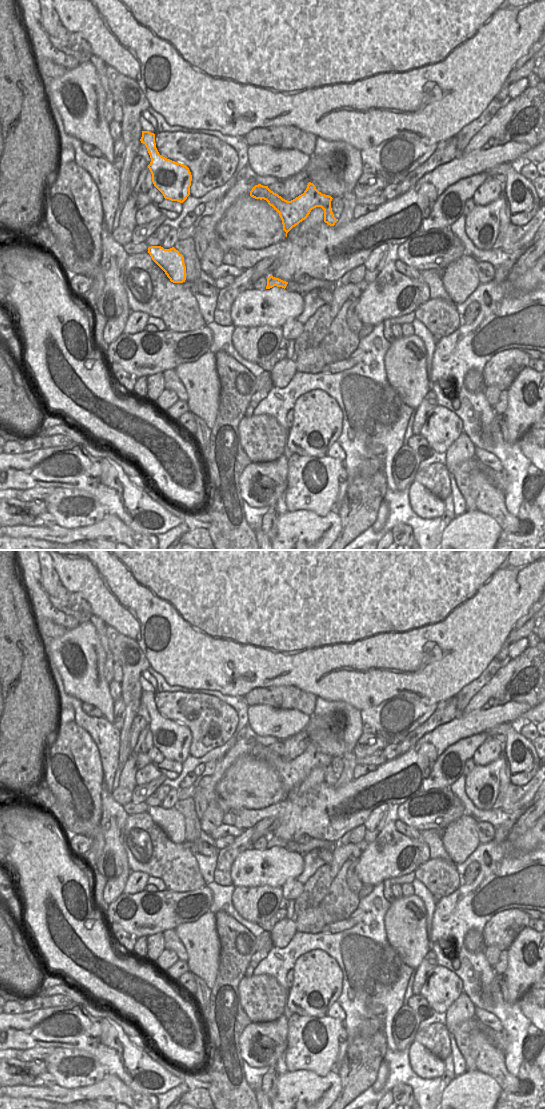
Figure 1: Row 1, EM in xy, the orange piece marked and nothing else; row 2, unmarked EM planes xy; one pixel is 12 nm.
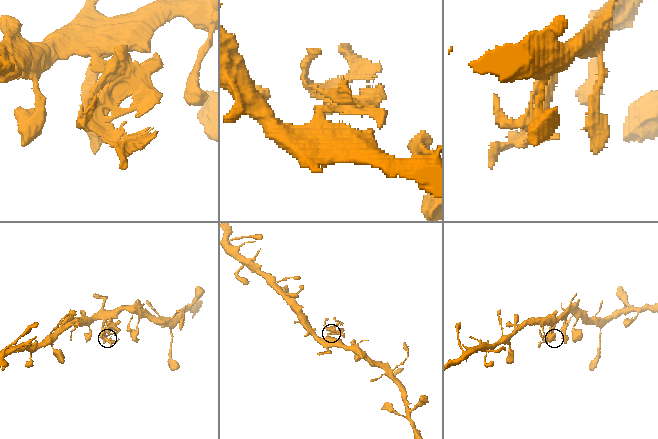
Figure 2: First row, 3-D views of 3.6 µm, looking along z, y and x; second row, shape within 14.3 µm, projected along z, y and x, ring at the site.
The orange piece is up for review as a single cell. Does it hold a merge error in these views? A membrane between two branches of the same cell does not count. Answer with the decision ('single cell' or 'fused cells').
fused cells

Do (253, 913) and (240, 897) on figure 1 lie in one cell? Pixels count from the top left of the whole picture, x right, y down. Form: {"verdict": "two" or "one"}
{"verdict": "one"}

